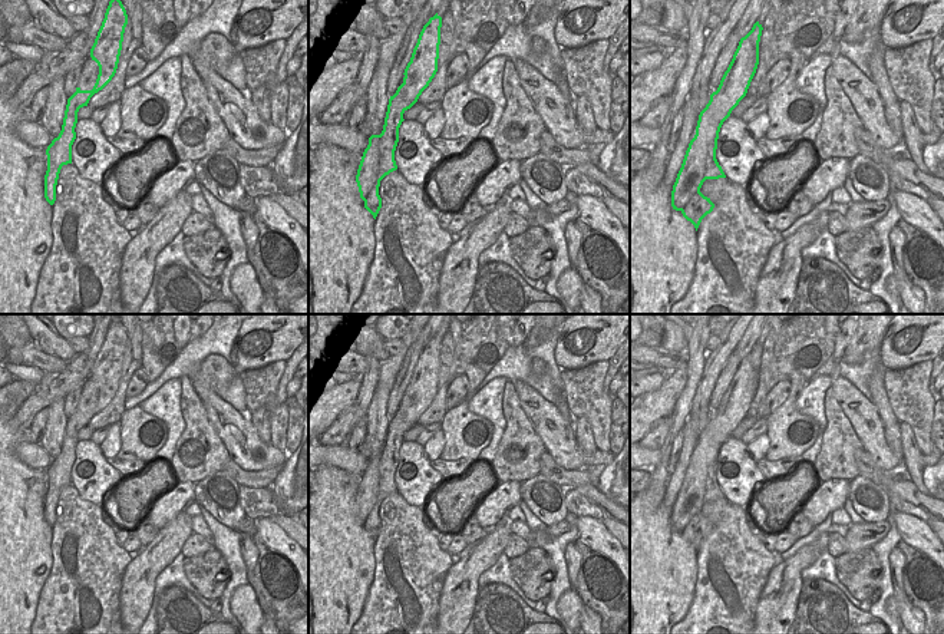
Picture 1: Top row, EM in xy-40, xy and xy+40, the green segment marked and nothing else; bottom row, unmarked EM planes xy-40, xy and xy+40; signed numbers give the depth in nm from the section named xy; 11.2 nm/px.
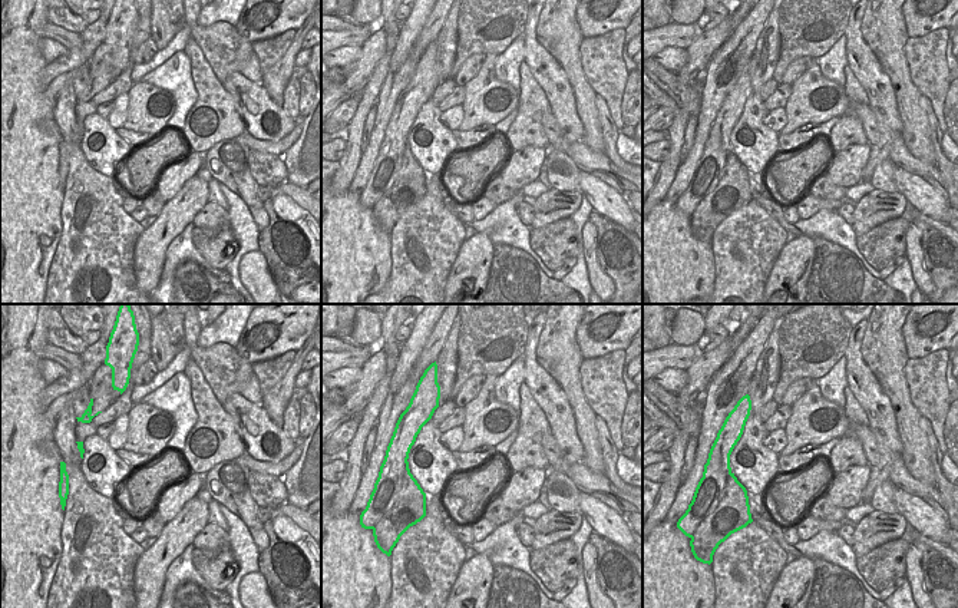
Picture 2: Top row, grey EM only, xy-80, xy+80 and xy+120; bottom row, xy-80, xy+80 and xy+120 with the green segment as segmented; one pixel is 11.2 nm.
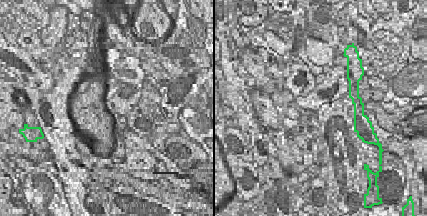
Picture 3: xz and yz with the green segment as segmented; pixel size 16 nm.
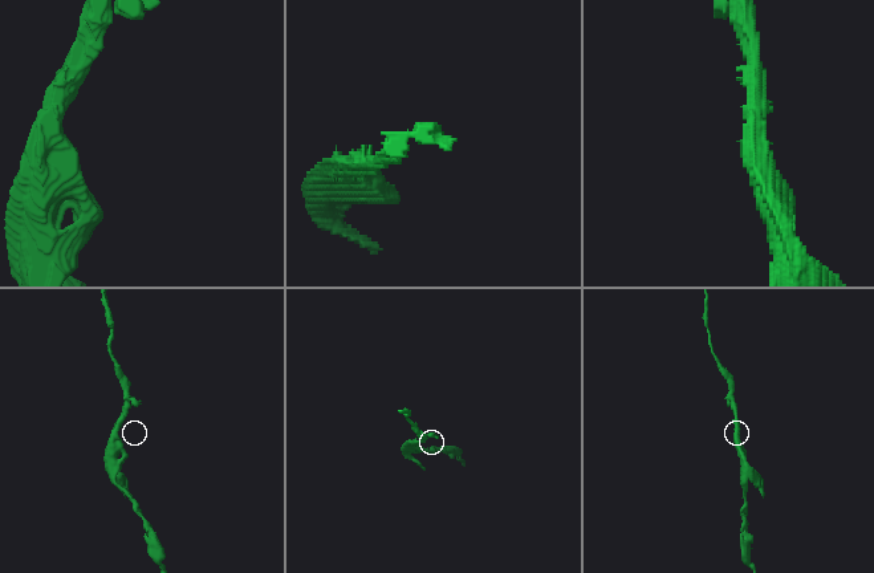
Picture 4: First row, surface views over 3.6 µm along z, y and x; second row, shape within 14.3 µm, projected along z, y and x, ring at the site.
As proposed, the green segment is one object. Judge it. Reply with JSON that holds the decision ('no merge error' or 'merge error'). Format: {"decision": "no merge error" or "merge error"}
{"decision": "merge error"}

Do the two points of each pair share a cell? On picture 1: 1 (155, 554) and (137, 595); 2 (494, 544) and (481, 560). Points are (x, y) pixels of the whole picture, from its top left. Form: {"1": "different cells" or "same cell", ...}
{"1": "same cell", "2": "same cell"}

